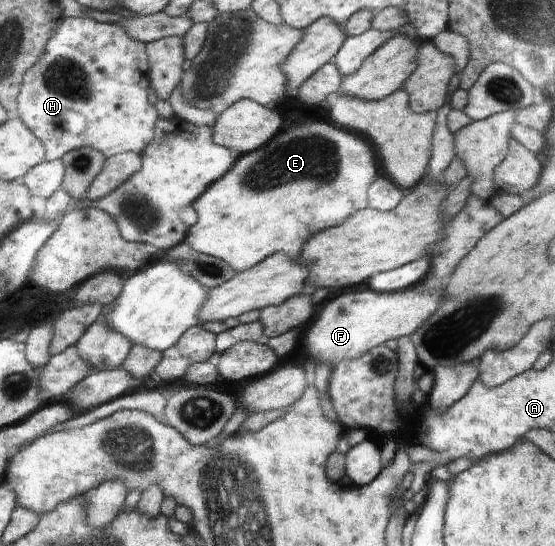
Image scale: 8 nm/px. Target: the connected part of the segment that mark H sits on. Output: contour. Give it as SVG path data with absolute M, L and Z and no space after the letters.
M63 17L53 36L46 42L44 54L39 58L37 64L25 74L21 92L18 94L17 116L45 144L47 161L60 159L72 150L83 147L94 148L107 157L119 153L141 154L142 150L153 140L153 128L155 128L157 120L157 112L155 112L153 104L149 102L149 69L146 43L131 38L123 25L102 23L88 17Z

